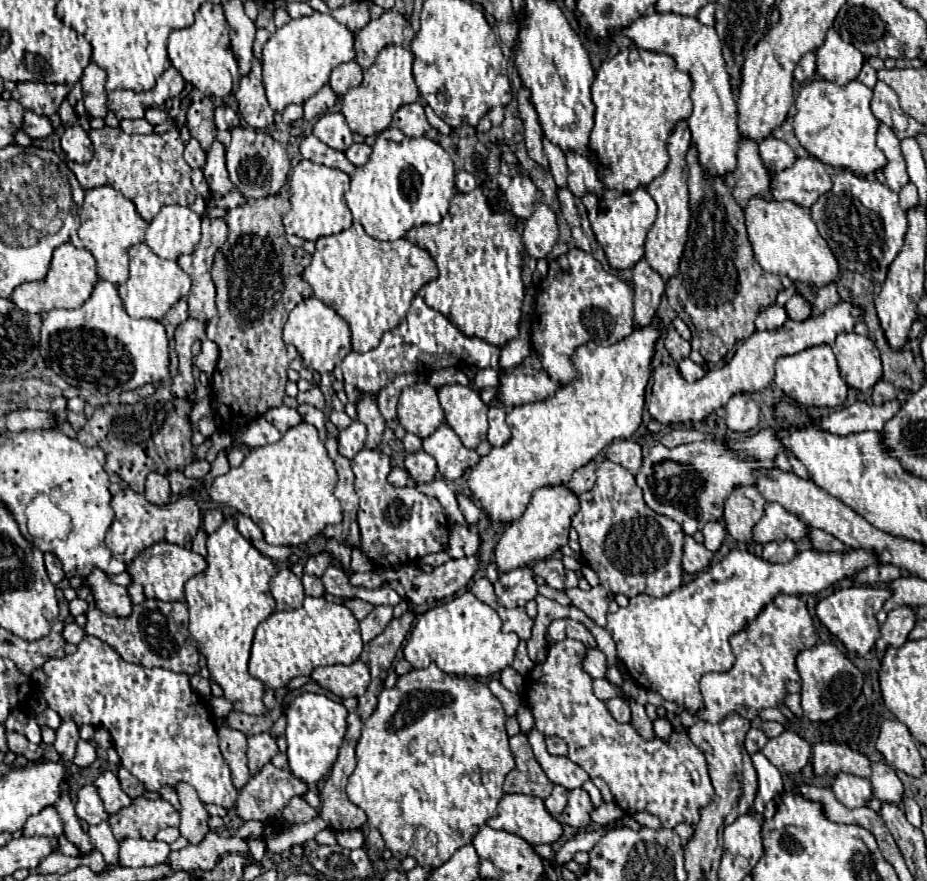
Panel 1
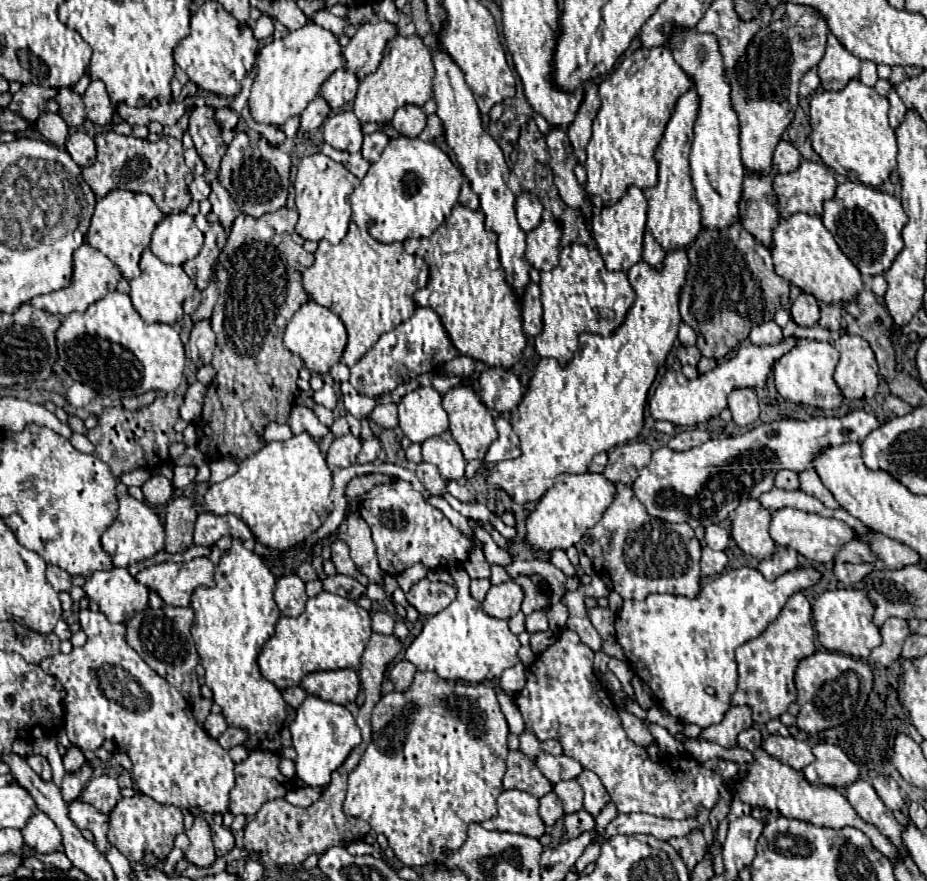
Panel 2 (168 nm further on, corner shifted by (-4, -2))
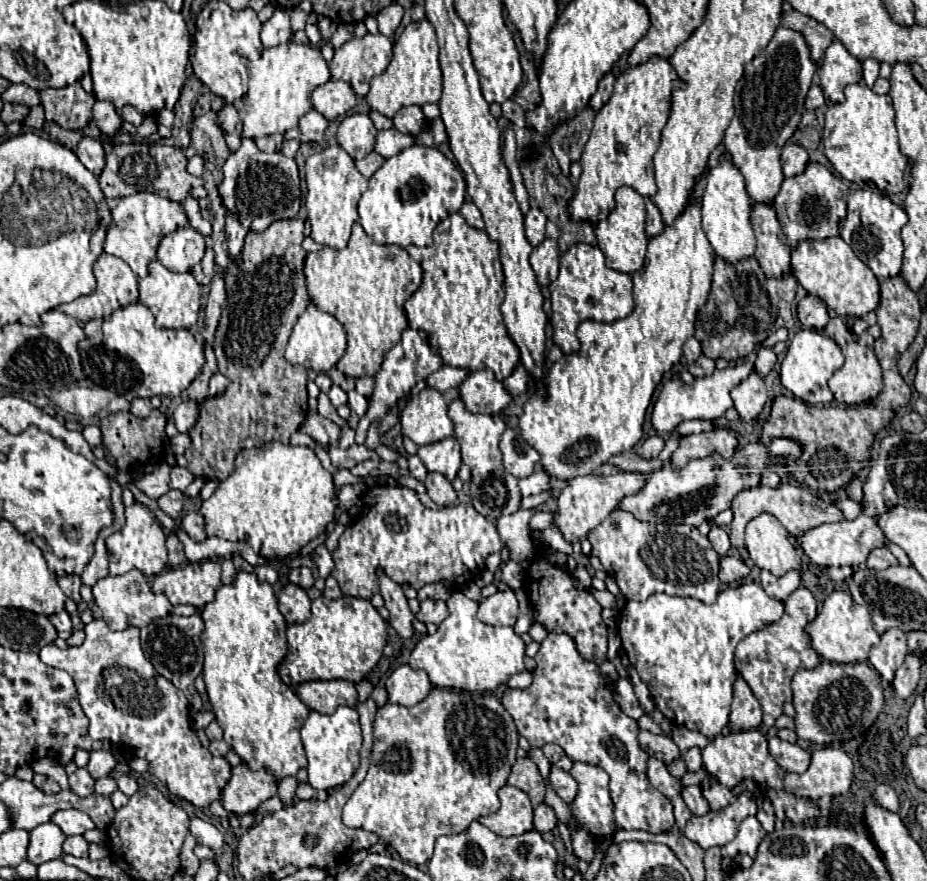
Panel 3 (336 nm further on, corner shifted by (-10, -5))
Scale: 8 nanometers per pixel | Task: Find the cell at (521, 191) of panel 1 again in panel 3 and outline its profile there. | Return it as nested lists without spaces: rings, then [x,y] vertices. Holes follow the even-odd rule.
[[[530,208],[530,212],[524,216],[524,226],[526,226],[526,238],[530,240],[532,246],[538,246],[544,240],[544,226],[546,226],[546,216],[540,208]]]

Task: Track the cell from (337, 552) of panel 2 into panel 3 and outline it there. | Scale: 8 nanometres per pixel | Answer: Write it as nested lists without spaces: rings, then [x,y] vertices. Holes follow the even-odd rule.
[[[374,486],[362,498],[362,512],[358,520],[354,520],[340,536],[338,550],[332,554],[336,564],[332,576],[338,580],[346,596],[356,598],[370,598],[370,594],[378,593],[378,566],[382,566],[394,582],[410,584],[416,590],[438,580],[454,580],[454,586],[462,588],[486,570],[484,560],[490,554],[500,552],[500,548],[502,544],[496,526],[488,518],[478,514],[472,504],[456,504],[452,508],[430,510],[420,502],[418,494],[406,486]]]

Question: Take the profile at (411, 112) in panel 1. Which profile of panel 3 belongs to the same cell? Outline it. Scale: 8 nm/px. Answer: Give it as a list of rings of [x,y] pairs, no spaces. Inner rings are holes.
[[[406,106],[406,108],[398,110],[398,114],[392,118],[392,122],[394,122],[396,130],[416,136],[416,134],[422,132],[426,118],[424,118],[420,106]]]

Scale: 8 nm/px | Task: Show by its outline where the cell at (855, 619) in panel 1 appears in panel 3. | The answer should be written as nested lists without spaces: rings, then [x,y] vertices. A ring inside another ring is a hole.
[[[832,592],[824,604],[818,616],[808,624],[808,634],[812,640],[812,648],[828,662],[866,662],[870,648],[880,644],[880,636],[872,628],[872,616],[868,608],[858,606],[850,592]]]

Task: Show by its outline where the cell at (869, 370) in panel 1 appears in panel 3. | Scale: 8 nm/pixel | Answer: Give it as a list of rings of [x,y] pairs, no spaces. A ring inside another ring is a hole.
[[[848,342],[842,348],[842,354],[844,354],[846,362],[838,372],[834,372],[834,376],[828,382],[830,390],[834,392],[836,402],[852,406],[852,404],[866,404],[870,400],[874,400],[882,390],[882,372],[880,372],[876,354],[868,346],[862,346],[858,342]]]

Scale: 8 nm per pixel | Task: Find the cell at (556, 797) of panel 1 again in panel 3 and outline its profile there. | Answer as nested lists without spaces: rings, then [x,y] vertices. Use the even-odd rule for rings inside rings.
[[[540,804],[538,808],[534,808],[534,830],[536,832],[550,832],[556,828],[556,824],[558,824],[558,818],[550,806]]]

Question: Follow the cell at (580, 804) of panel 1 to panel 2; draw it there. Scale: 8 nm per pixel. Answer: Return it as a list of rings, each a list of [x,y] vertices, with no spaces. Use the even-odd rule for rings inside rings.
[[[574,779],[558,781],[554,785],[554,793],[564,803],[564,811],[566,813],[574,813],[574,811],[582,809],[582,789],[580,789],[580,785]]]

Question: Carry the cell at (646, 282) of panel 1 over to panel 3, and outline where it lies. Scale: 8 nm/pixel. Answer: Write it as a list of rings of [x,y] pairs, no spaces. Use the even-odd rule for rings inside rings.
[[[650,198],[646,200],[646,212],[648,212],[646,214],[646,234],[648,234],[648,238],[656,238],[664,232],[664,224],[662,224],[658,208],[654,208]]]

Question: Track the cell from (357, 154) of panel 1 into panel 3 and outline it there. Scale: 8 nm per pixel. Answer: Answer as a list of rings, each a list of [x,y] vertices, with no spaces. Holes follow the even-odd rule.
[[[390,128],[390,130],[378,132],[374,152],[380,154],[382,158],[390,158],[390,156],[398,154],[400,150],[404,150],[406,146],[410,146],[410,144],[414,144],[414,136],[406,136],[402,132],[398,132],[396,128]]]

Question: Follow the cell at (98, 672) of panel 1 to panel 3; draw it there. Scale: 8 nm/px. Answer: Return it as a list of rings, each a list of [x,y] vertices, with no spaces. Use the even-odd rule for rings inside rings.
[[[94,618],[84,626],[86,640],[82,646],[74,646],[68,650],[60,650],[56,644],[48,644],[40,652],[40,660],[52,668],[60,668],[74,678],[80,706],[90,720],[88,734],[92,740],[108,740],[114,746],[122,748],[128,758],[144,758],[148,762],[148,772],[166,784],[170,800],[186,800],[196,808],[208,808],[212,802],[222,798],[222,790],[230,782],[232,766],[224,756],[212,756],[208,748],[204,748],[190,726],[188,716],[188,700],[186,696],[170,684],[164,676],[160,676],[154,666],[146,660],[140,648],[140,630],[128,626],[122,632],[114,632],[102,618]]]

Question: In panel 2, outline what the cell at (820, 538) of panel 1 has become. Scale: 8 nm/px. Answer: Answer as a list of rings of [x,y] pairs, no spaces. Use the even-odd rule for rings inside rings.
[[[854,539],[850,543],[846,543],[836,561],[848,561],[848,563],[878,563],[876,555],[872,553],[870,545],[866,541],[860,541],[860,539]]]

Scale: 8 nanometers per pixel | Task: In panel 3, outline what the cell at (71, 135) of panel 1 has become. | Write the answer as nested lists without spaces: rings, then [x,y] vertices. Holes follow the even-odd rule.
[[[82,138],[76,148],[74,148],[74,154],[78,156],[78,160],[92,172],[92,174],[100,174],[102,168],[104,168],[104,148],[98,140],[94,138]]]

